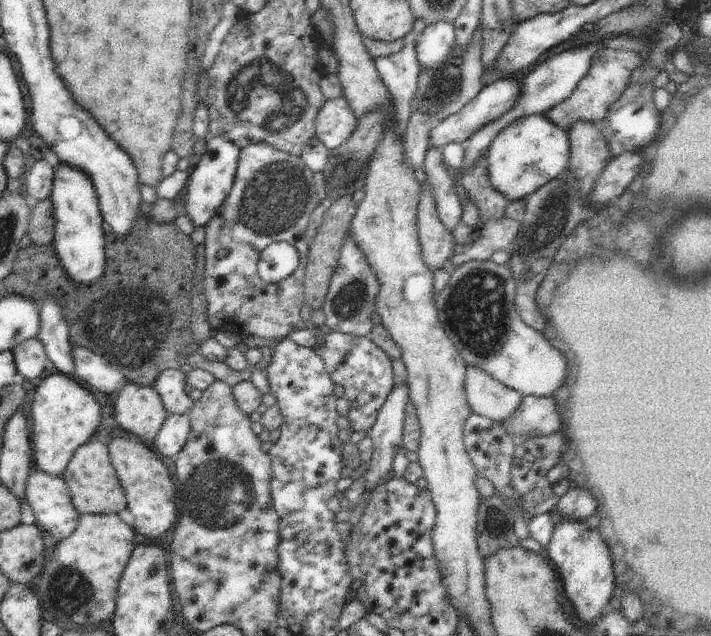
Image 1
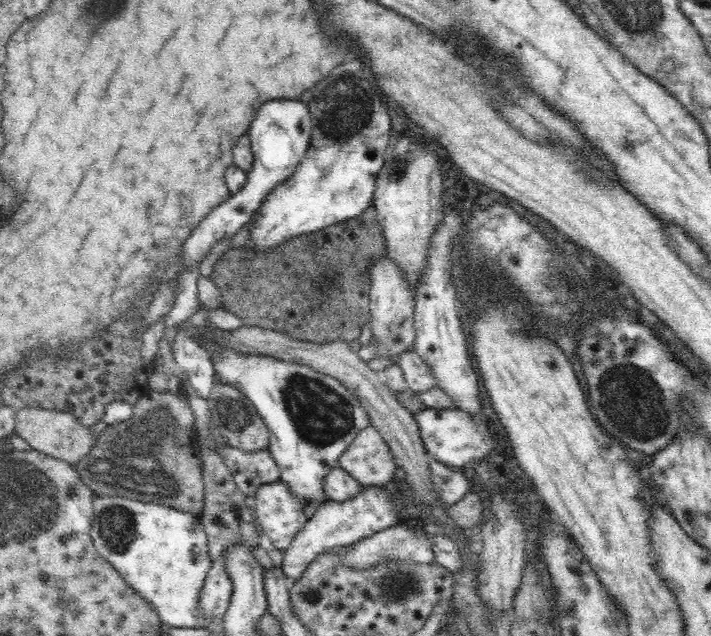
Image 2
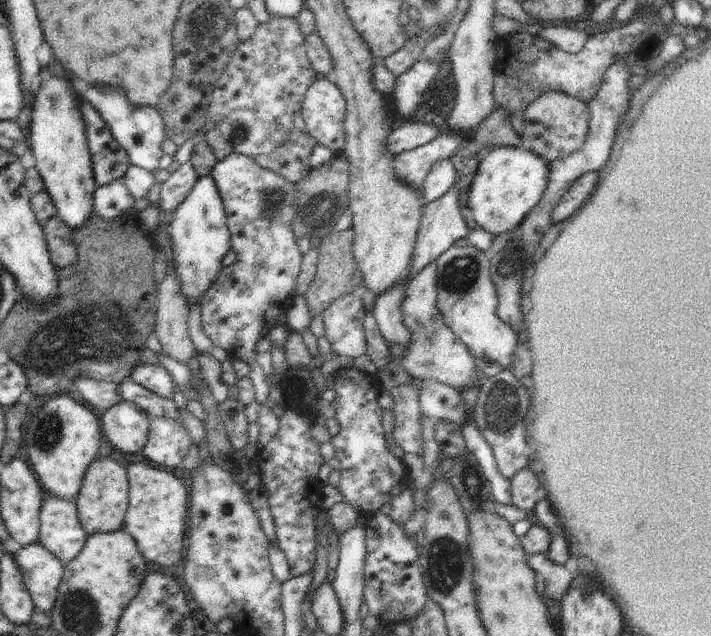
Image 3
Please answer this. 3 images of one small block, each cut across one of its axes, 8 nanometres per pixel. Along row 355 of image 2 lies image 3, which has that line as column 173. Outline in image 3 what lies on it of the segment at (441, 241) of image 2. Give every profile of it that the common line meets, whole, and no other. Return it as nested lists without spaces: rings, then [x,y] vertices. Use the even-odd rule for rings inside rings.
[[[155,418],[149,424],[149,432],[142,454],[167,470],[179,466],[188,454],[192,439],[184,424],[172,418]]]

